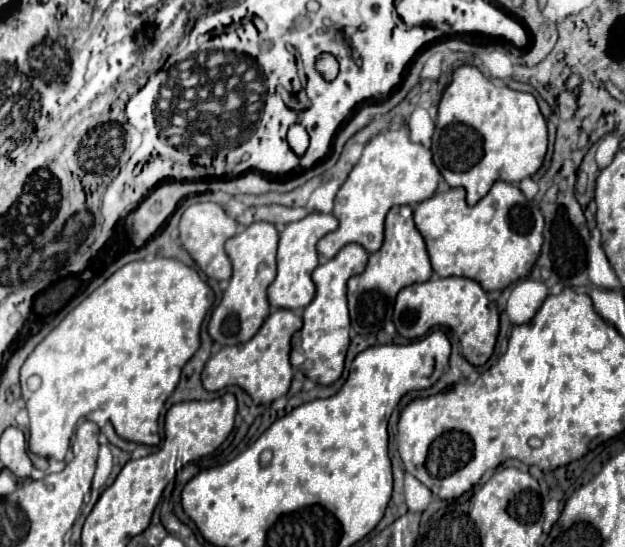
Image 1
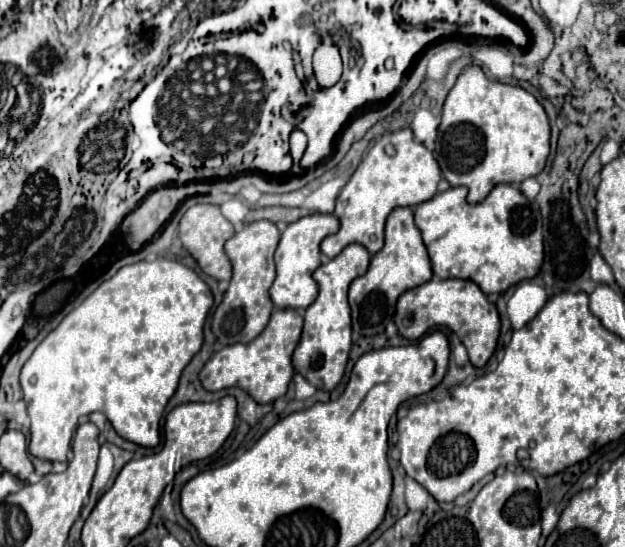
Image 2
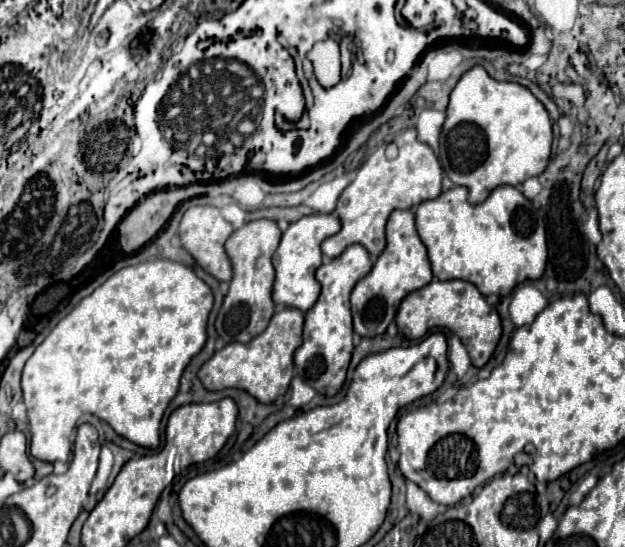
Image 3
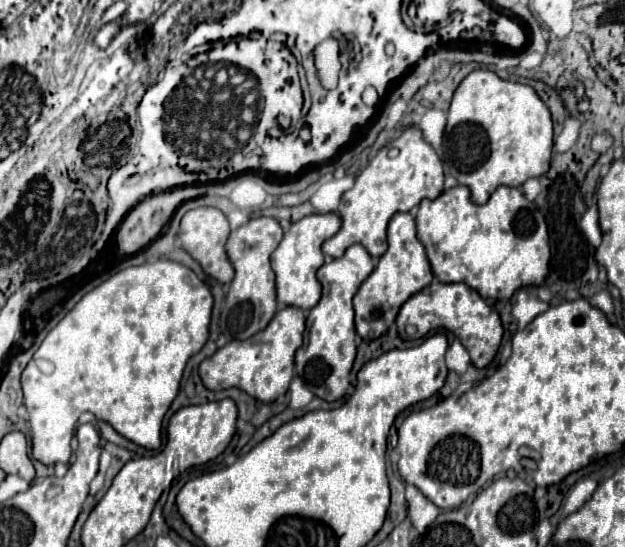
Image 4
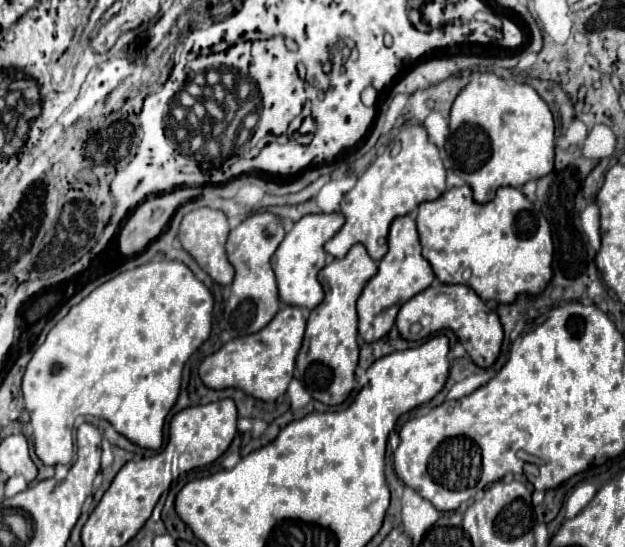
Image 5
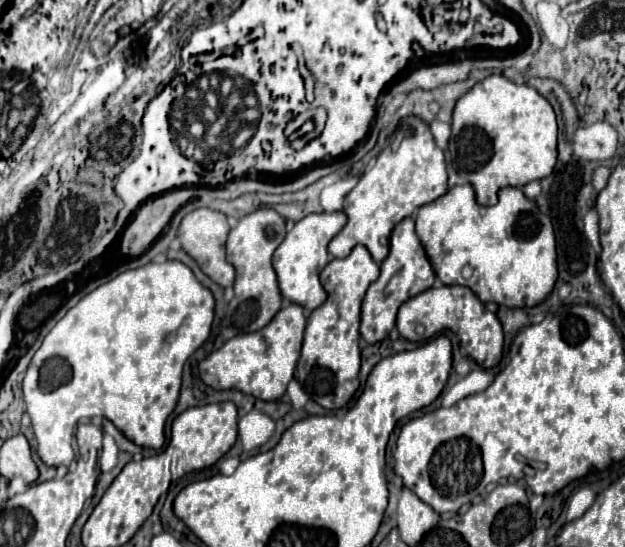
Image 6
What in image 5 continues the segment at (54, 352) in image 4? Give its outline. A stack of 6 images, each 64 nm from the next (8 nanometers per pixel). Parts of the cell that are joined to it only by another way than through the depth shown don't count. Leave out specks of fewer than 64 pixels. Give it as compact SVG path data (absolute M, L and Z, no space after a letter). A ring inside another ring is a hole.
M160 260L160 262L148 262L142 264L134 270L126 270L114 278L110 278L108 282L104 282L102 286L98 286L94 292L90 292L80 304L76 304L46 336L44 344L36 350L36 354L32 356L30 364L26 367L24 378L22 378L22 392L24 392L24 402L26 402L26 410L30 412L30 424L34 430L34 452L36 456L46 464L46 466L56 466L56 464L70 464L72 462L73 436L75 420L78 416L84 414L92 414L98 418L108 420L116 432L120 432L122 436L126 436L130 442L138 444L138 446L146 449L158 450L162 446L162 428L164 428L164 420L170 412L170 408L174 406L176 398L178 398L178 390L180 390L180 378L182 378L182 368L186 364L186 360L204 344L204 340L208 340L210 336L210 326L212 326L212 294L210 290L192 274L192 270L182 264L182 262L174 262L174 260Z

